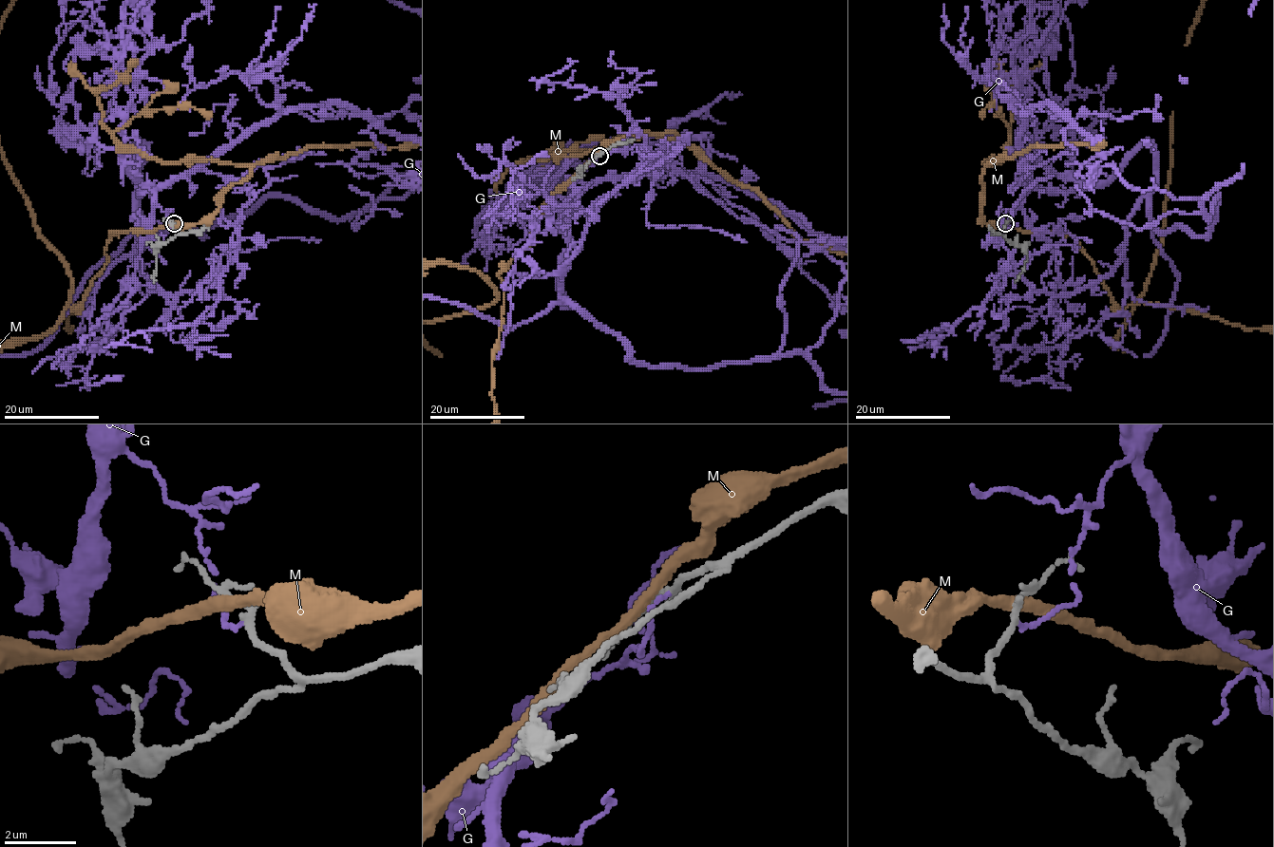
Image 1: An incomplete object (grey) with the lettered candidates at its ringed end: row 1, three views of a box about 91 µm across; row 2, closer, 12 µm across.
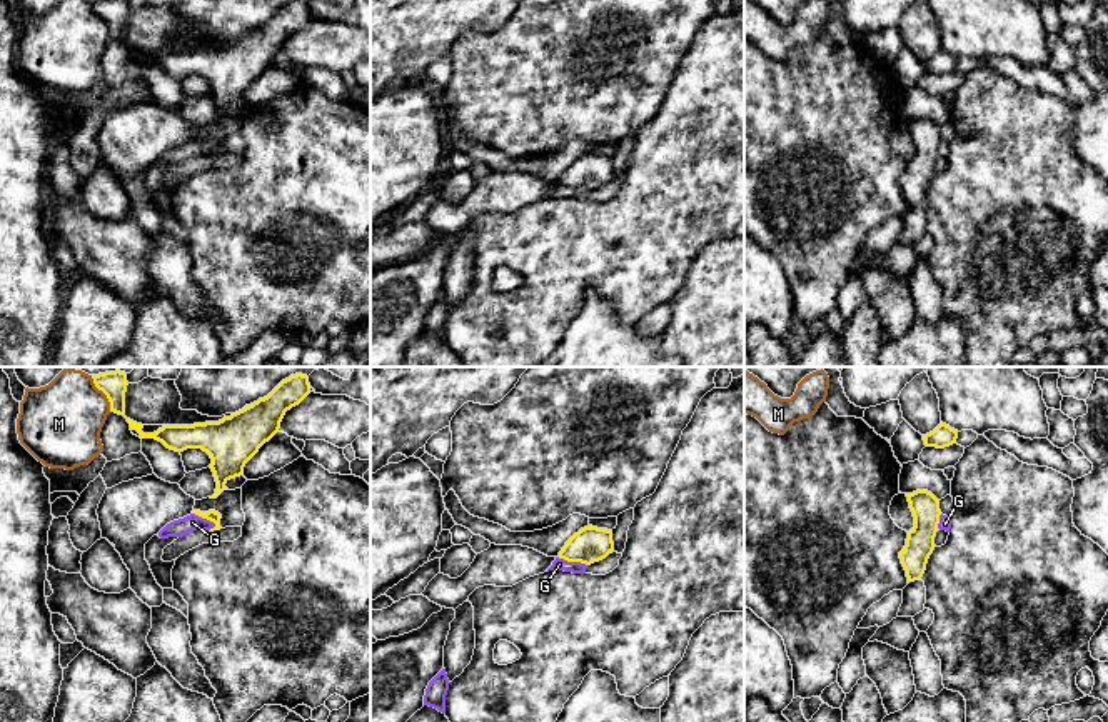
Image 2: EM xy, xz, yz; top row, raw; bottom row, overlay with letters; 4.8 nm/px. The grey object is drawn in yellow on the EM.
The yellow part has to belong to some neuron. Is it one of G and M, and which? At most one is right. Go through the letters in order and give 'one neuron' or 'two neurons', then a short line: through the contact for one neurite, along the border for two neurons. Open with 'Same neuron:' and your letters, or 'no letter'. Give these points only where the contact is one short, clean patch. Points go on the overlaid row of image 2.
Same neuron: no letter
G: two neurons; line xy (192, 512), (216, 526)
M: two neurons; line xy (90, 376), (92, 382), (105, 396), (110, 411)

